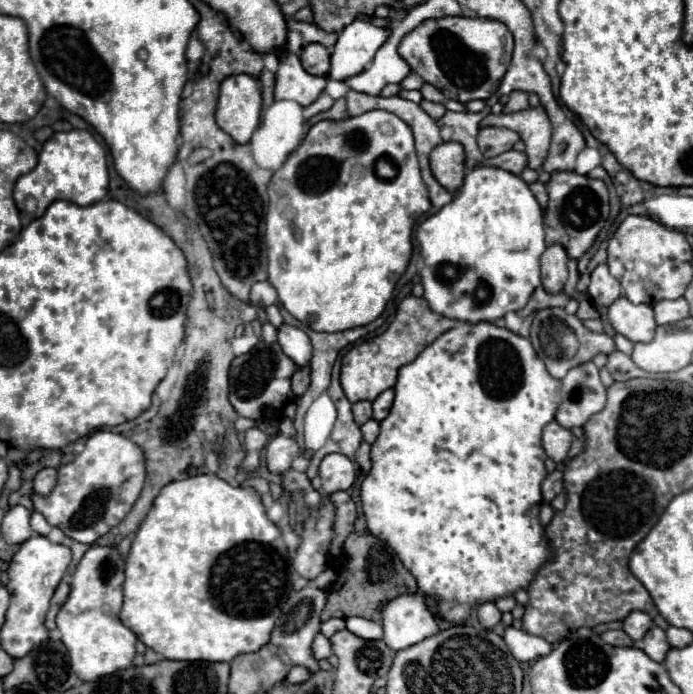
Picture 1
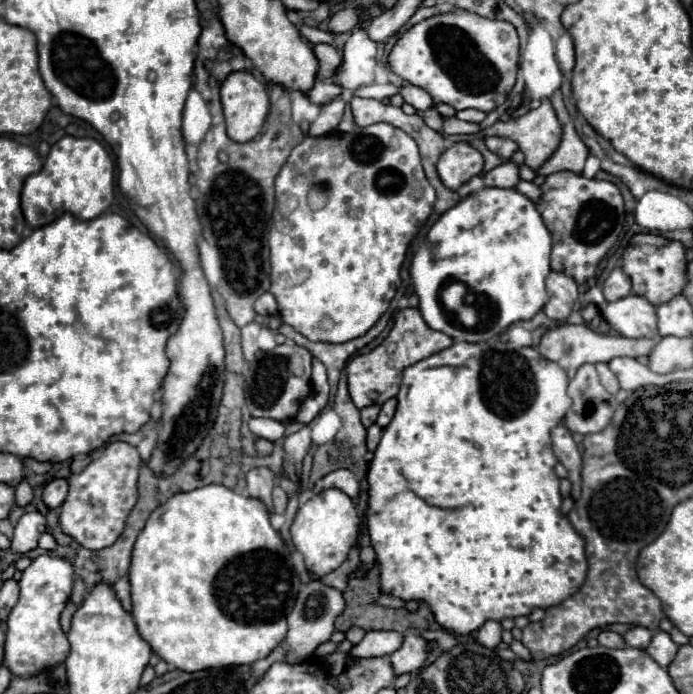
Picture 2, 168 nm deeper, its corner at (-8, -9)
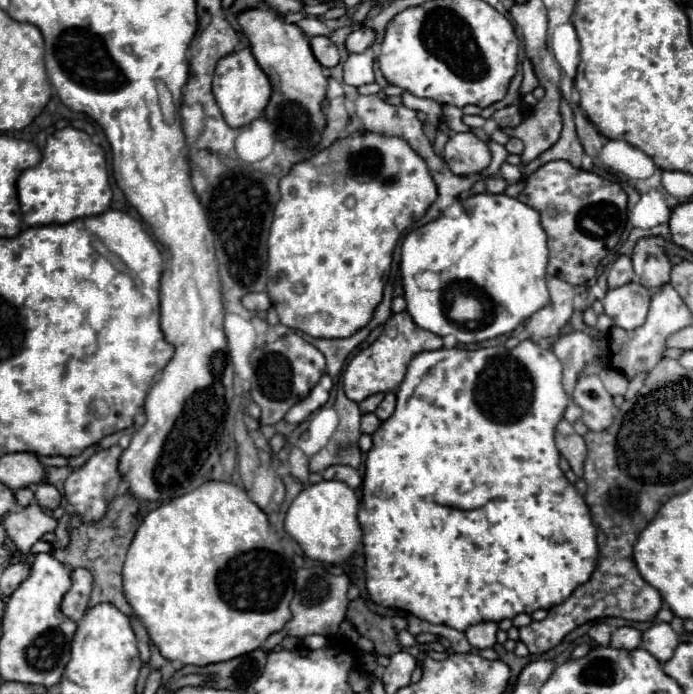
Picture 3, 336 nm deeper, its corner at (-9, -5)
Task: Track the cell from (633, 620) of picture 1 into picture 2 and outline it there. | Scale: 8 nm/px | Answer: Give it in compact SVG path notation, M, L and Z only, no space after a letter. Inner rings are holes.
M632 627L624 633L624 641L628 647L636 647L636 649L646 649L648 643L652 639L652 631L646 627Z

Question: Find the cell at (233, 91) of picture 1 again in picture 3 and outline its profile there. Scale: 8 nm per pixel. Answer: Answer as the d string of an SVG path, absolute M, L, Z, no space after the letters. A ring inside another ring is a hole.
M245 47L237 53L223 57L217 63L215 77L213 77L213 93L215 93L217 105L223 111L227 125L233 129L239 129L239 127L245 127L263 115L265 105L267 105L269 95L271 95L271 83L269 83L267 75L259 69L255 57L251 55L251 49Z

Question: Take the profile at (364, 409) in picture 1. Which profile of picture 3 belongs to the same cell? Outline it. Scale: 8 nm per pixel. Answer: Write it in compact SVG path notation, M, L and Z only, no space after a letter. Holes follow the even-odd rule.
M383 393L371 395L371 397L367 397L365 401L359 403L359 409L361 409L361 413L373 413L381 401L383 401Z

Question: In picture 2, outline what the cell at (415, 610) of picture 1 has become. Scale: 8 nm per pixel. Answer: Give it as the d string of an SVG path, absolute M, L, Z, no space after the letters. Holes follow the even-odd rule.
M406 631L402 647L390 655L390 663L394 665L396 675L404 675L418 671L426 657L428 657L426 641L418 635L418 631Z

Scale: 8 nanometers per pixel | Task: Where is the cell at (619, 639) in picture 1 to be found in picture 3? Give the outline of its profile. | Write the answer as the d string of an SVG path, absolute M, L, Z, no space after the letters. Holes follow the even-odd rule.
M595 623L589 629L589 637L597 643L597 645L609 645L611 643L611 627L605 623Z

